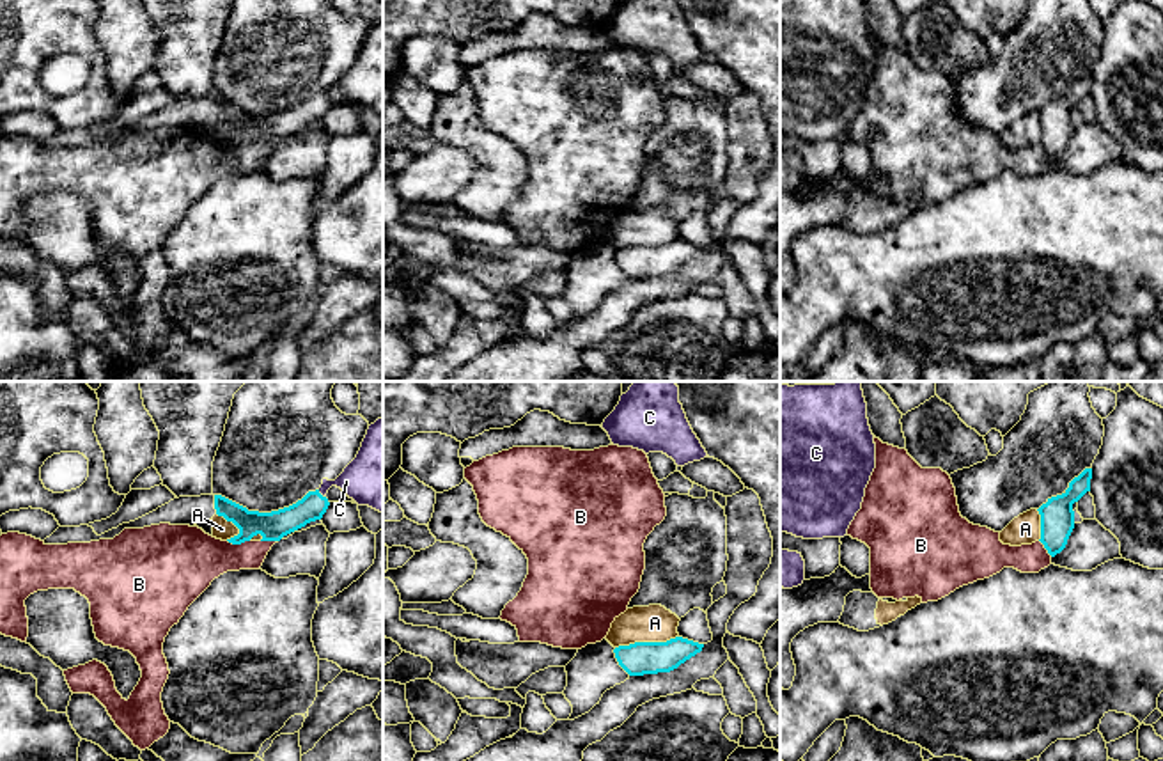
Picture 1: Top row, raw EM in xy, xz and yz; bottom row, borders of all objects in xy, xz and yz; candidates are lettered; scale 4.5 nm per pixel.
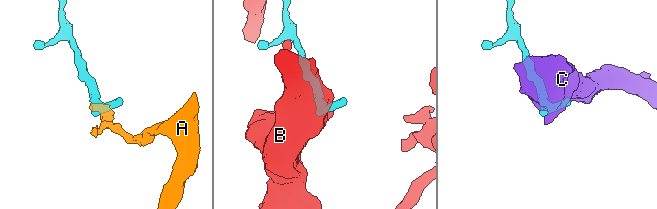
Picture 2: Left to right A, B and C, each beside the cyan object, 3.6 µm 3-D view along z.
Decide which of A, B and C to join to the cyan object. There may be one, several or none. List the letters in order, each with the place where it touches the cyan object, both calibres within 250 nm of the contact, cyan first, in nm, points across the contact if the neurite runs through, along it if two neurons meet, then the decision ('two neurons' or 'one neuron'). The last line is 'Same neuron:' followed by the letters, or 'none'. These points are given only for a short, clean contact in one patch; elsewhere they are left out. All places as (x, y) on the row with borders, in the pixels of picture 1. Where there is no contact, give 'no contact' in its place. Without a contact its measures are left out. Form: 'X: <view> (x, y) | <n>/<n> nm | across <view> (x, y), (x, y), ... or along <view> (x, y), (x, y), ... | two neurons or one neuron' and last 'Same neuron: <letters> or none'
A: xz (646, 643) | 150/170 nm | along xz (678, 635), (667, 641), (635, 641), (616, 648) | two neurons
B: xy (238, 543) | 130/300 nm | along xy (227, 540), (233, 543), (249, 541) | two neurons
C: xy (320, 494) | 130/240 nm | across xy (277, 524), (296, 517), (320, 494), (330, 483), (373, 479) | one neuron
Same neuron: C

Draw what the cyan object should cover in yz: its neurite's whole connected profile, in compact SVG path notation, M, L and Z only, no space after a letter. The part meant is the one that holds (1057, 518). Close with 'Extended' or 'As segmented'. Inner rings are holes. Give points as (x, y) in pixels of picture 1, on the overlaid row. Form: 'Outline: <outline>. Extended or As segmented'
Outline: M1085 468L1069 482L1069 488L1048 498L1037 511L1041 514L1041 543L1051 557L1060 553L1074 529L1073 504L1090 491L1092 468Z. As segmented

